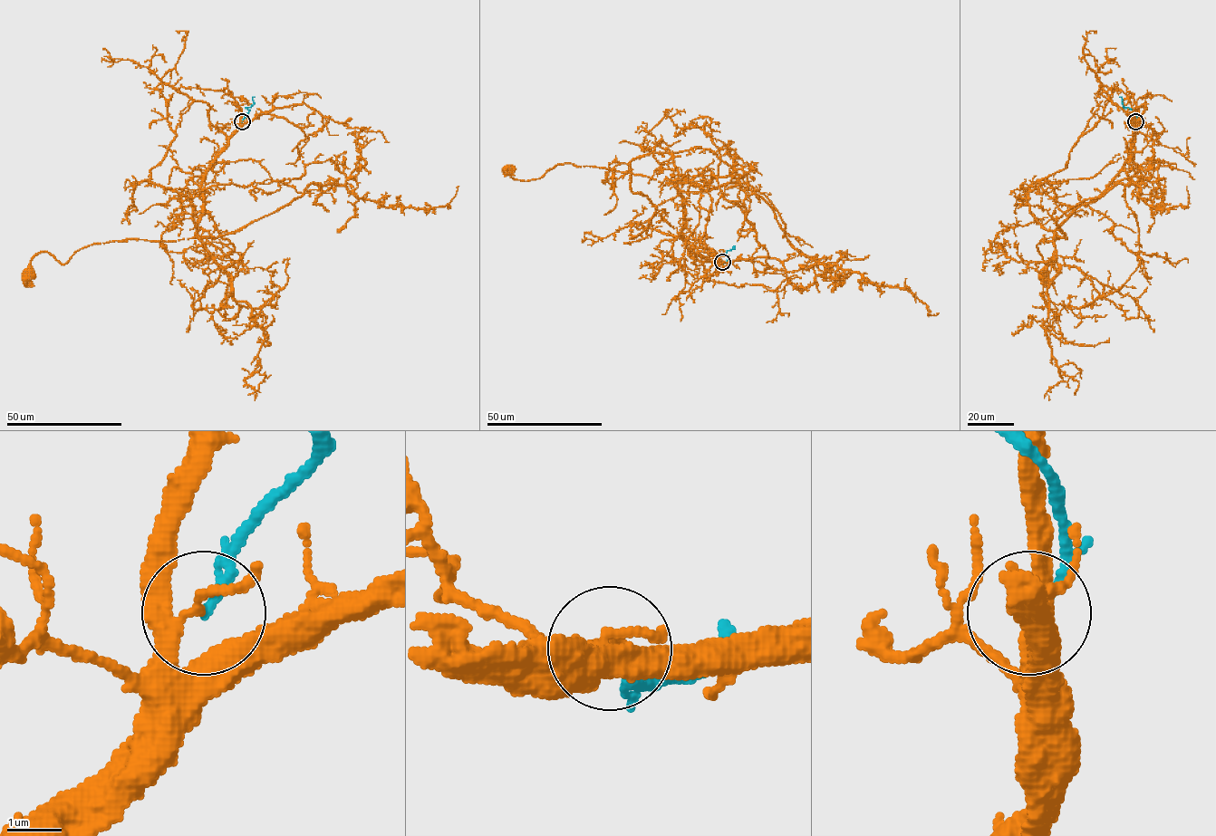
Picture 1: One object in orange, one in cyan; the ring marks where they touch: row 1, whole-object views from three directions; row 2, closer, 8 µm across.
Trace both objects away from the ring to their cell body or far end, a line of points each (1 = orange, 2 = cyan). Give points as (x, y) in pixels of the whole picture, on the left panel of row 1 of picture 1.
1: (242, 122), (206, 175), (203, 214), (195, 236), (95, 243), (64, 264), (41, 252), (33, 258), (29, 273)
2: (242, 122), (249, 110), (246, 108), (254, 104), (254, 96)

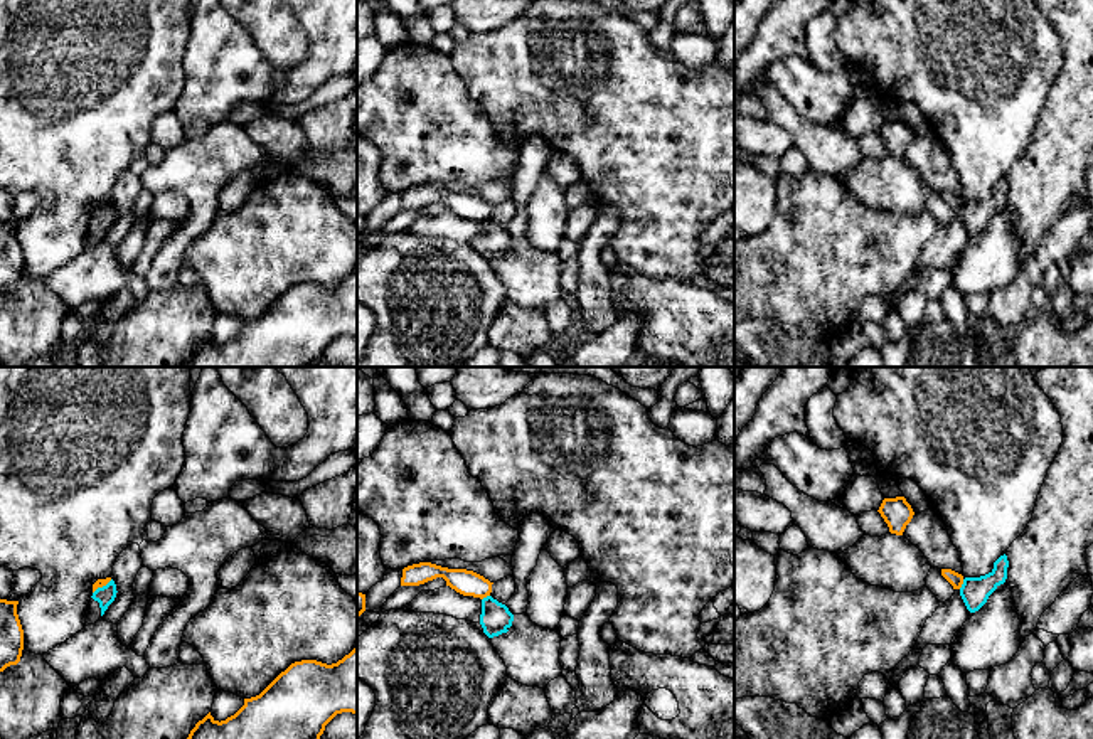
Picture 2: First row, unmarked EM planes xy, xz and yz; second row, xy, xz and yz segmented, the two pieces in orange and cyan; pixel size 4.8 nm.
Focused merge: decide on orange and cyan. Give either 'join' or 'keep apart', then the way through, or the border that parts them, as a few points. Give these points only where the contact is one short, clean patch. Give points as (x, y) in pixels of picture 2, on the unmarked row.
keep apart; border yz (964, 202), (959, 211)

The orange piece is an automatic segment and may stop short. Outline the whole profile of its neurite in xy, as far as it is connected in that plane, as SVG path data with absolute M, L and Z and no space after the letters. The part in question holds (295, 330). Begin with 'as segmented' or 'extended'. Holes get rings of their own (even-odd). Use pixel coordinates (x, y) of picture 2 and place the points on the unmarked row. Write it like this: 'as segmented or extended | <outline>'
as segmented | M357 269L332 288L317 283L291 286L226 343L219 345L209 335L182 367L320 367L325 348L342 335L357 337Z

